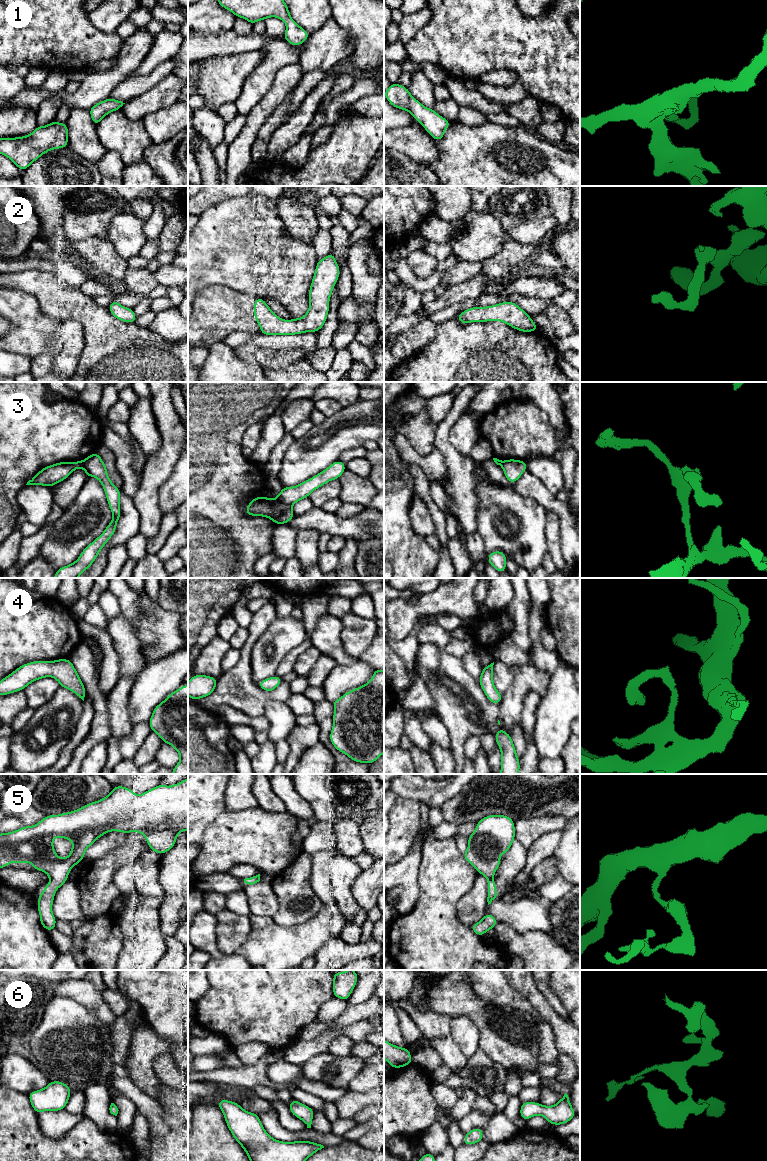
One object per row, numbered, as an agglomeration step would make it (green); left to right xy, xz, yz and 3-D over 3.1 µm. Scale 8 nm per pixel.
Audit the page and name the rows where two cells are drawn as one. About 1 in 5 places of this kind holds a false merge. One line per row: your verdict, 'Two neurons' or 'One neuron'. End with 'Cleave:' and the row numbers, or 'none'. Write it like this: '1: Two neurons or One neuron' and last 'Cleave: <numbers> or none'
1: One neuron
2: One neuron
3: Two neurons
4: One neuron
5: One neuron
6: One neuron
Cleave: 3

